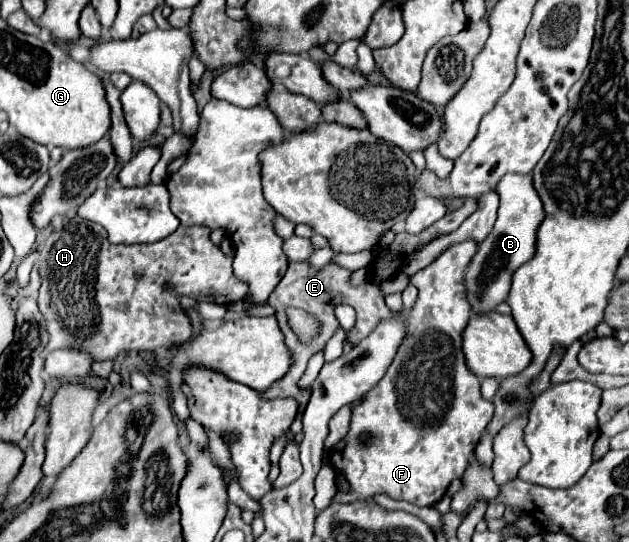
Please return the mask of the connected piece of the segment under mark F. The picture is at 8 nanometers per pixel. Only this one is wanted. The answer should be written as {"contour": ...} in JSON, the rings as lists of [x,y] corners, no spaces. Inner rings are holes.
{"contour":[[[463,241],[463,243],[451,245],[451,247],[449,247],[447,251],[443,251],[443,253],[441,253],[441,255],[439,255],[439,257],[437,257],[429,267],[425,267],[425,269],[417,271],[415,275],[411,275],[411,283],[419,289],[417,303],[415,303],[415,307],[413,307],[411,313],[409,313],[411,335],[405,337],[405,341],[403,341],[403,345],[399,347],[399,351],[397,351],[397,355],[395,355],[391,367],[389,367],[389,371],[385,373],[385,377],[383,377],[383,379],[373,387],[373,391],[369,391],[369,393],[365,395],[365,399],[363,399],[359,405],[353,407],[351,423],[349,423],[349,431],[347,431],[347,435],[343,437],[341,443],[337,443],[337,445],[329,451],[329,459],[331,459],[331,465],[333,465],[335,473],[341,475],[341,477],[349,483],[349,491],[341,491],[341,489],[337,491],[337,495],[333,497],[335,503],[367,501],[367,499],[371,499],[371,497],[383,493],[383,495],[389,495],[389,497],[395,499],[395,501],[403,499],[403,501],[415,503],[415,505],[419,505],[419,507],[435,505],[435,503],[445,495],[449,483],[451,483],[453,479],[463,477],[463,473],[467,471],[469,461],[475,457],[475,447],[477,447],[477,443],[479,443],[479,439],[481,439],[481,435],[483,435],[487,423],[489,423],[491,417],[493,417],[493,403],[487,401],[487,399],[483,399],[483,395],[481,395],[481,391],[479,391],[479,379],[477,379],[477,377],[467,369],[467,365],[465,365],[465,357],[463,357],[463,351],[461,351],[461,333],[463,333],[463,329],[465,329],[465,325],[467,325],[467,321],[469,321],[469,317],[471,317],[471,307],[469,307],[467,295],[465,295],[465,281],[463,281],[463,279],[465,279],[465,267],[469,267],[469,263],[471,263],[471,259],[473,259],[475,253],[477,253],[477,245],[475,245],[475,241]],[[399,397],[405,397],[405,413],[401,411]],[[361,433],[371,433],[371,435],[373,435],[373,441],[367,443],[367,445],[363,445],[363,443],[359,441],[359,435],[361,435]]]}

